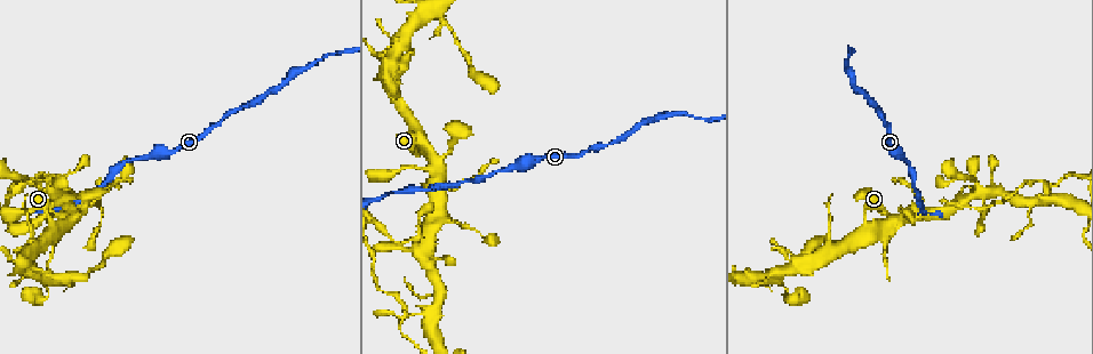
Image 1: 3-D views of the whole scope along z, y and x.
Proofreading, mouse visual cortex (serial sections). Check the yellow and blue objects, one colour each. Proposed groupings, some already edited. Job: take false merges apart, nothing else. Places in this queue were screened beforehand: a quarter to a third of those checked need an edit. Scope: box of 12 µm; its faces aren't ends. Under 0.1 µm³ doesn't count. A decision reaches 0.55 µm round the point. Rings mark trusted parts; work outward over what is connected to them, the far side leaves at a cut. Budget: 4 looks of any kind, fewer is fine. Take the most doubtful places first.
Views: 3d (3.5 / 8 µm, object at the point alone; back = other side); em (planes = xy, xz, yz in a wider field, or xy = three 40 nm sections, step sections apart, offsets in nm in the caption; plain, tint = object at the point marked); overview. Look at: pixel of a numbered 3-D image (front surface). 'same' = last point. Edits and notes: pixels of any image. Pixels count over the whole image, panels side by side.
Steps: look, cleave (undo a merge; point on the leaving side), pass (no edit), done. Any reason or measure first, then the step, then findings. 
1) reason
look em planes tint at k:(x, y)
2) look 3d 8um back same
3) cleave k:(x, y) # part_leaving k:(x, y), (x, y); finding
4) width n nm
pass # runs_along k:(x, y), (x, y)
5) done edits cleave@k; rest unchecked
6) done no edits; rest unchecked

three arms meet
look 3d 8um at 1:(866, 227)

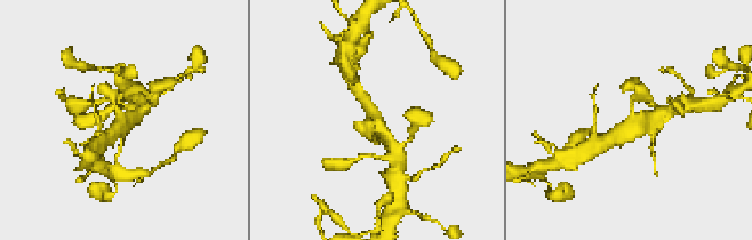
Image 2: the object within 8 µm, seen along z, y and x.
need the tissue
look em xy step 3 tint at 2:(122, 118)

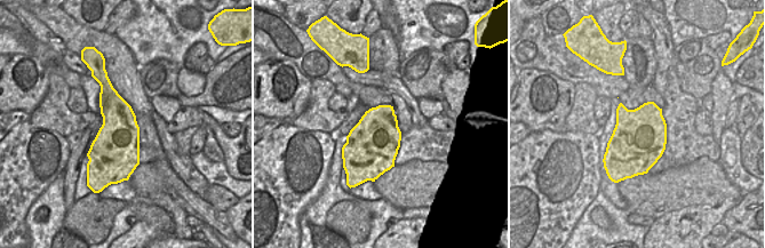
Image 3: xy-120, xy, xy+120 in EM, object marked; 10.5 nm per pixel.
pass # runs_along 2:(108, 92), (121, 119), (138, 113); one cell here

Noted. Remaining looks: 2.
look em xy step 3 tint at 1:(382, 60)

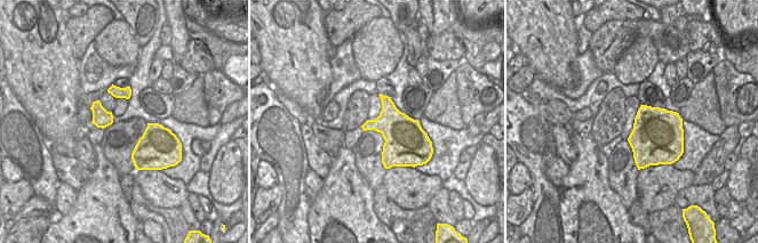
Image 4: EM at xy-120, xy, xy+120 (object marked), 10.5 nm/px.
look 3d 3.5um same

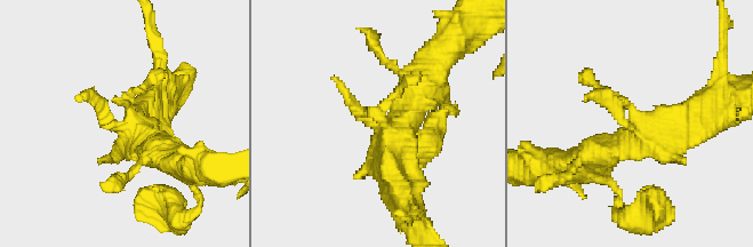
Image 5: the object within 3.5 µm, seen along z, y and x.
pass # runs_along 5:(395, 181), (395, 137), (336, 81); continuous, no second cell

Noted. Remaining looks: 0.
done no edits; rest unchecked

